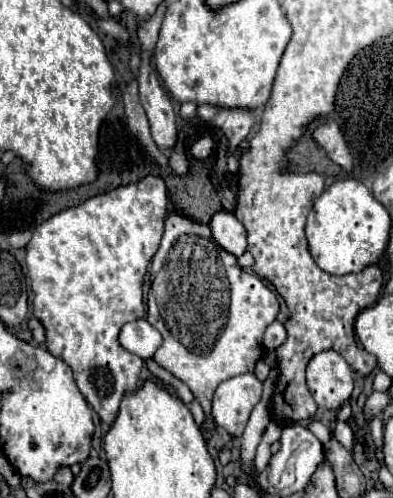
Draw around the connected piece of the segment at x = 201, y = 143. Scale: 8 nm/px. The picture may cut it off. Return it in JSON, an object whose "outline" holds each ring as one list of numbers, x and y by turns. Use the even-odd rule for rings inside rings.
{"outline":[[205,135,205,137,201,137,199,141,195,141,195,143,191,145,191,153,193,153,193,157,197,157,197,159,209,157,211,151,213,151,213,139,211,139,211,135]]}

